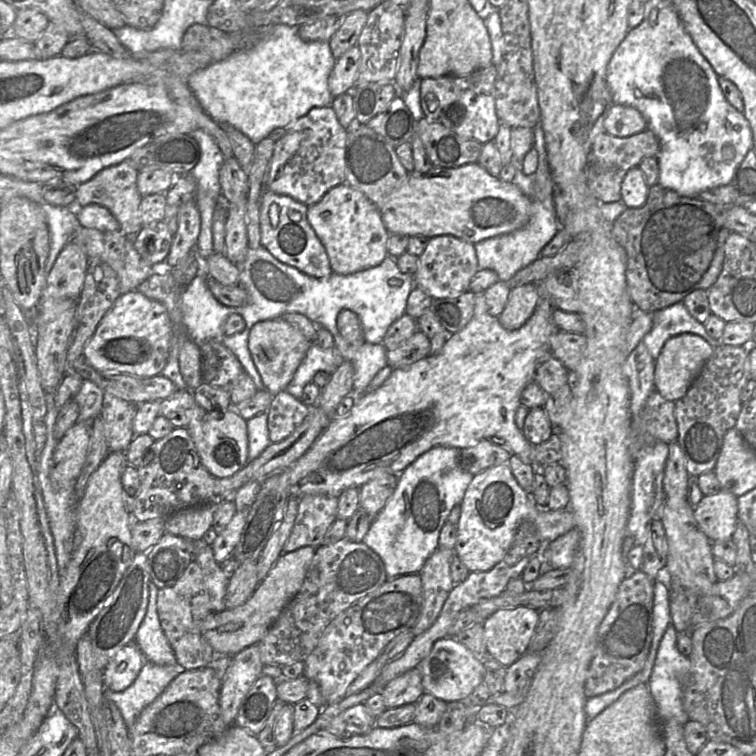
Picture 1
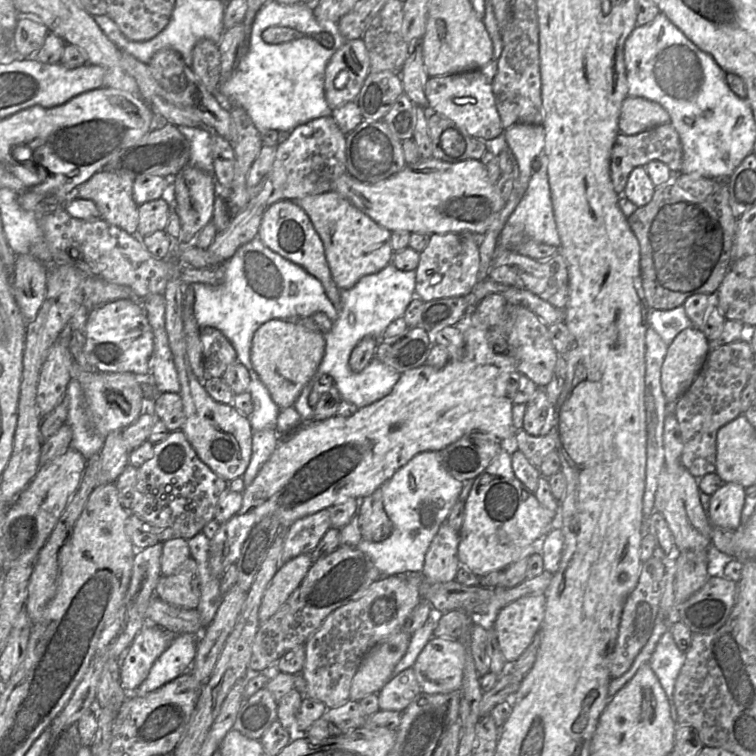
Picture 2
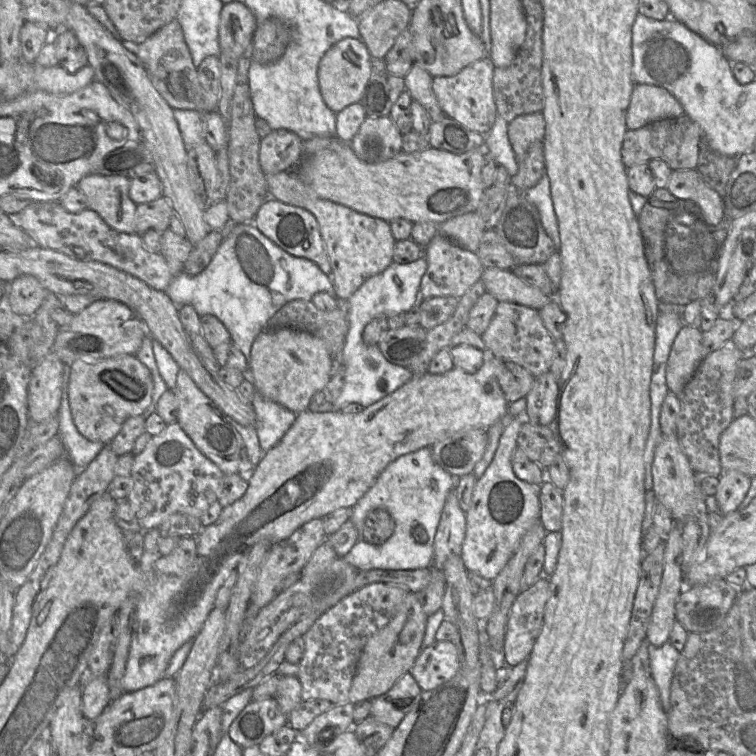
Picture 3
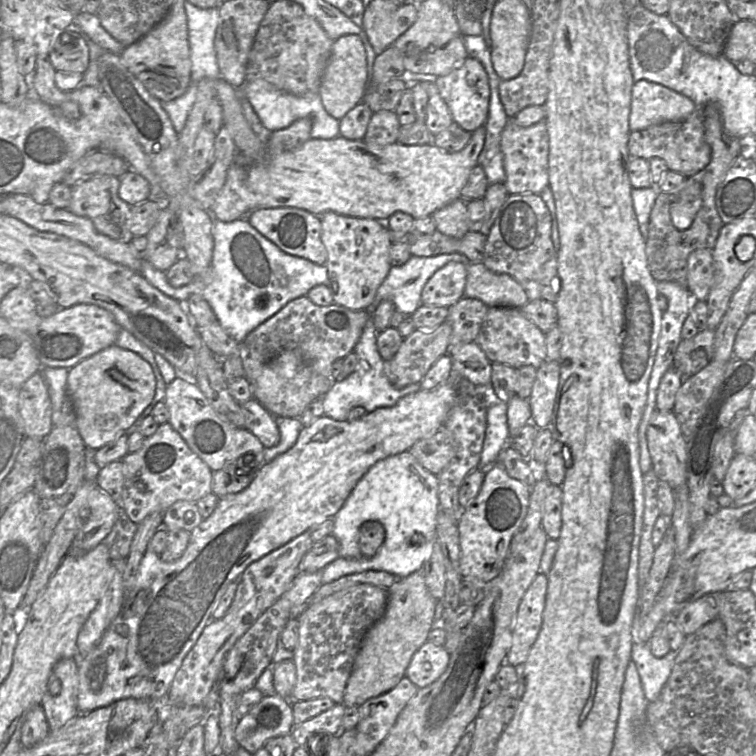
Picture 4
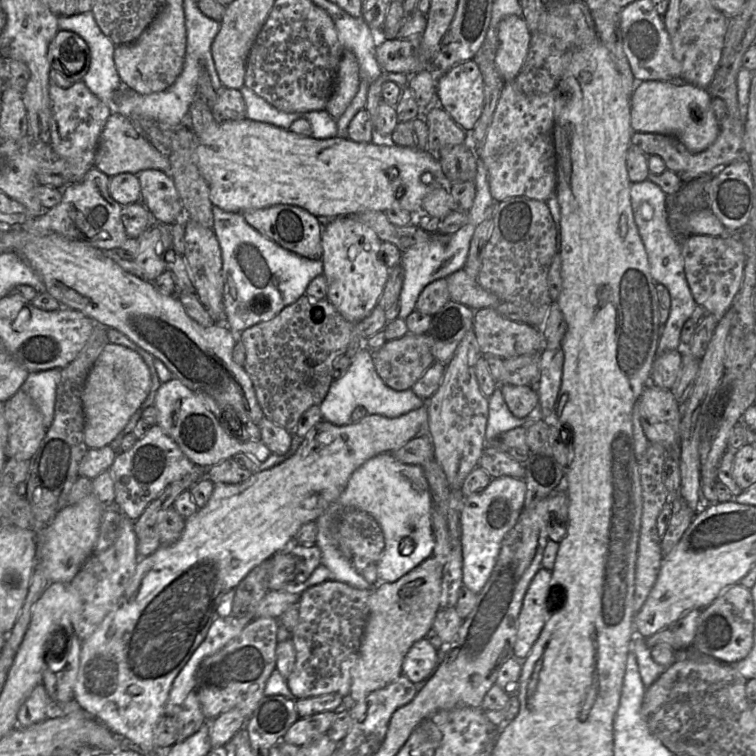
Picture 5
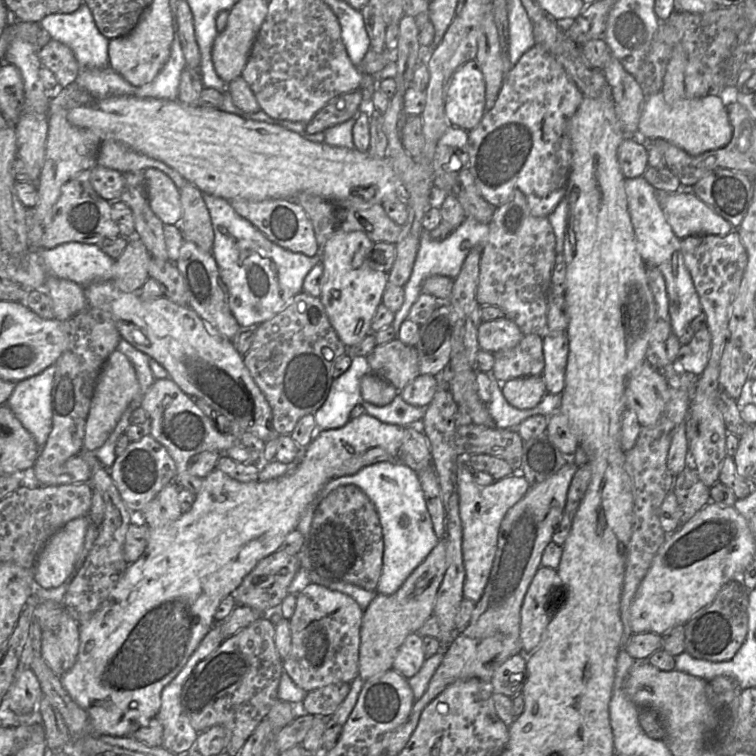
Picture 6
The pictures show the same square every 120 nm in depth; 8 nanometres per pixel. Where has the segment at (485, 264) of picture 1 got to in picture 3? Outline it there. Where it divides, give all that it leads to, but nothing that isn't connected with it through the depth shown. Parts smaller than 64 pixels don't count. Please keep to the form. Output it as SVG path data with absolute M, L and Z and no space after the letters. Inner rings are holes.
M546 172L535 186L525 192L525 198L538 209L543 228L553 241L555 251L559 251L558 223L551 198L550 181Z

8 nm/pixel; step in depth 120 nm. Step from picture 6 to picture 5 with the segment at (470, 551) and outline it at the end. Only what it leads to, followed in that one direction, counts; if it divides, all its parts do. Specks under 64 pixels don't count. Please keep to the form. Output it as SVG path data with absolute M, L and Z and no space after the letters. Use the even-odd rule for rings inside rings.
M502 476L492 478L482 492L463 498L460 512L463 584L477 595L495 567L505 535L516 524L524 508L525 495L523 479Z

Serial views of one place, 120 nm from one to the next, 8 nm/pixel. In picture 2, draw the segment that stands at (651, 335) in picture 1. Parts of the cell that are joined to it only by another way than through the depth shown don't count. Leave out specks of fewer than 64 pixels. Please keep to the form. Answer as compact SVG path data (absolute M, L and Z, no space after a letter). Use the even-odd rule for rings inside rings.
M683 305L671 310L649 309L648 323L649 328L653 328L667 345L670 345L681 331L694 327Z

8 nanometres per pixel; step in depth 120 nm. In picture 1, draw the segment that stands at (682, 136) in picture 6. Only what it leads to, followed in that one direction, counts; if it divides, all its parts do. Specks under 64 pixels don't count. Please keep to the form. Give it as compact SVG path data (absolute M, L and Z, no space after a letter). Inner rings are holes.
M613 104L604 120L605 133L616 137L629 137L647 130L647 122L634 107Z

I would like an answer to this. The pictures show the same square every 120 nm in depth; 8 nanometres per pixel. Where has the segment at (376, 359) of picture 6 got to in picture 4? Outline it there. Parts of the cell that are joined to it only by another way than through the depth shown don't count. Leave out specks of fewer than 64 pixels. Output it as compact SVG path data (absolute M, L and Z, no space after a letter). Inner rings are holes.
M444 321L432 330L417 330L403 339L397 353L389 361L384 361L384 373L390 384L402 389L412 384L419 384L432 365L443 355L448 354L452 328Z

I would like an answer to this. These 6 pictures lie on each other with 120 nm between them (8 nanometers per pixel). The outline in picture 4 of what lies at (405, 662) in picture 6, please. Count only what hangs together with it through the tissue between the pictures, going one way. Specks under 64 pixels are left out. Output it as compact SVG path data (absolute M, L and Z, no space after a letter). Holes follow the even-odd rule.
M425 642L413 655L405 675L420 689L436 681L446 670L450 654L444 646Z

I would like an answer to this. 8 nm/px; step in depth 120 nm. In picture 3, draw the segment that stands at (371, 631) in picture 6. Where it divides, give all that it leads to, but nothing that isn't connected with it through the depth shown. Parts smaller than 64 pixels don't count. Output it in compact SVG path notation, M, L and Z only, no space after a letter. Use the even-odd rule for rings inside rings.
M409 592L398 614L366 642L360 655L357 670L349 691L349 703L372 700L390 690L407 672L423 649L423 638L428 616L415 593Z

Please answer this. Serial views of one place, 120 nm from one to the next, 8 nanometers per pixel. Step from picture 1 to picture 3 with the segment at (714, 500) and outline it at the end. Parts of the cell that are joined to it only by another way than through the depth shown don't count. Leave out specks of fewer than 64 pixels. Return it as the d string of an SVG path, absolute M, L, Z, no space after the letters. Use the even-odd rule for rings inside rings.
M723 470L714 496L723 515L739 508L749 491L751 482L752 478L739 471Z

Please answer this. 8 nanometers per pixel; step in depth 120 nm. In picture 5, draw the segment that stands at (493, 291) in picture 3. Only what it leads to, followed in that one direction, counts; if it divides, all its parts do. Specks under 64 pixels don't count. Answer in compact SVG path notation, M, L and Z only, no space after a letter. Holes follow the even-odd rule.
M462 268L446 277L450 300L461 303L473 311L496 308L501 301L483 289L477 279L470 277Z

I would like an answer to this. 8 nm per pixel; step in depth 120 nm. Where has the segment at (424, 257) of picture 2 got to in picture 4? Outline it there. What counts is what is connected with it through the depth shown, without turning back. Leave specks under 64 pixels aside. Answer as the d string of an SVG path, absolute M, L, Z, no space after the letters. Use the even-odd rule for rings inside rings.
M450 261L437 270L425 284L421 303L427 306L450 307L464 297L467 263Z

